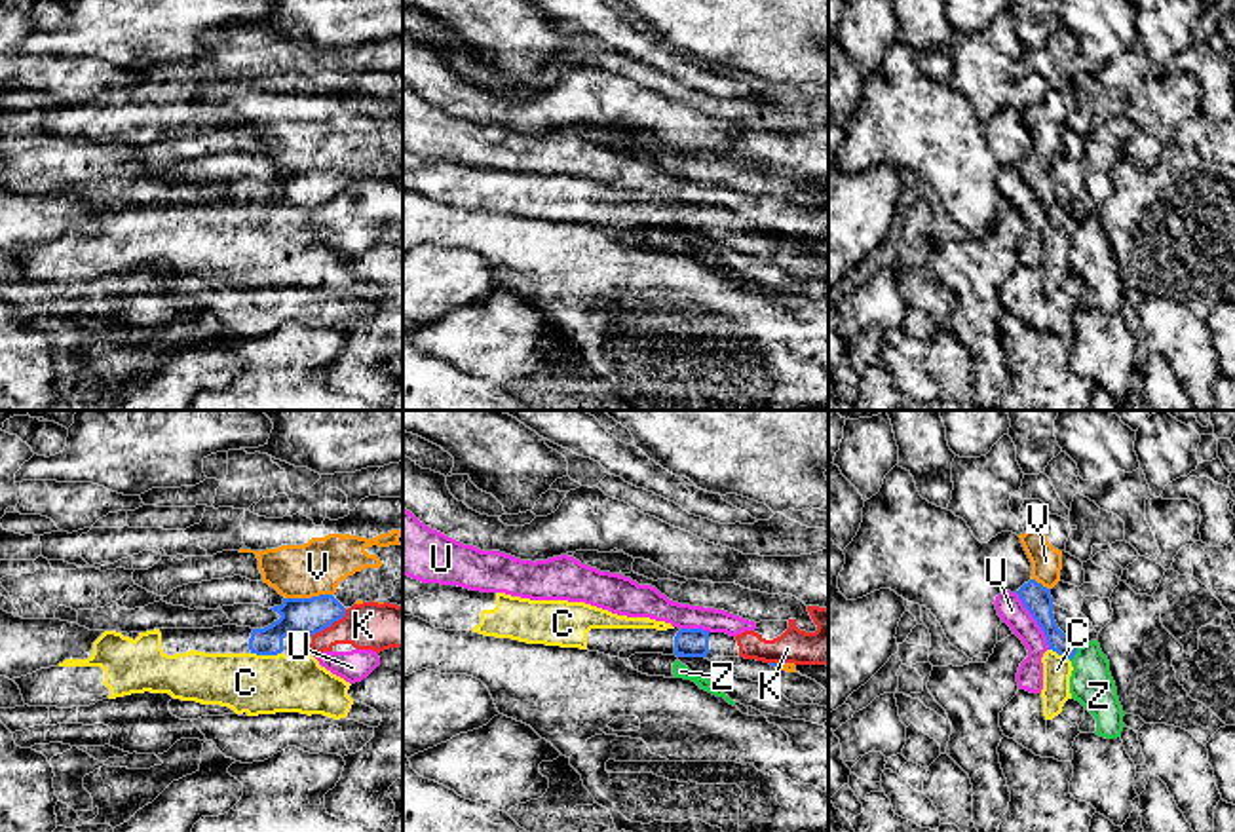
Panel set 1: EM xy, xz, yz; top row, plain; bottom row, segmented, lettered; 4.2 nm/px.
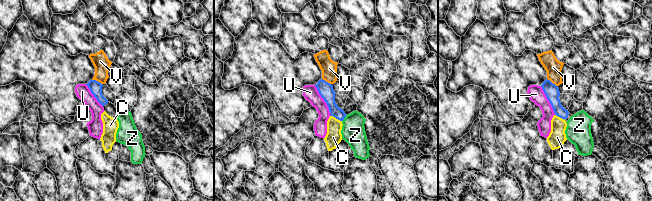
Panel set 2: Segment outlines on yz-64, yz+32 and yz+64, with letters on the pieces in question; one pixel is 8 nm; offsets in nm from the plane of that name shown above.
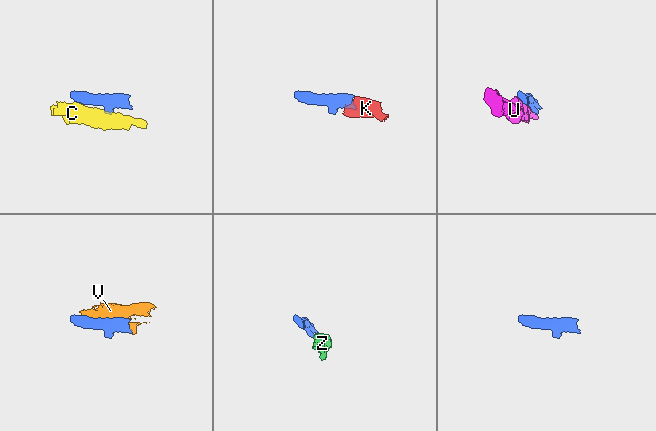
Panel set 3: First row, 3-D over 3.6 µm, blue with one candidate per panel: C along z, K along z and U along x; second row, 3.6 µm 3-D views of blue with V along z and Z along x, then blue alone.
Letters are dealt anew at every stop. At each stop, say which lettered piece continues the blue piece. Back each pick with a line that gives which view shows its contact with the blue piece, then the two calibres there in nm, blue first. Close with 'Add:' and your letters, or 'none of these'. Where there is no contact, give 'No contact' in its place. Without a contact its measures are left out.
V: Touches blue in xy. Thickness 160 nm (blue) against 220 nm
Add: V

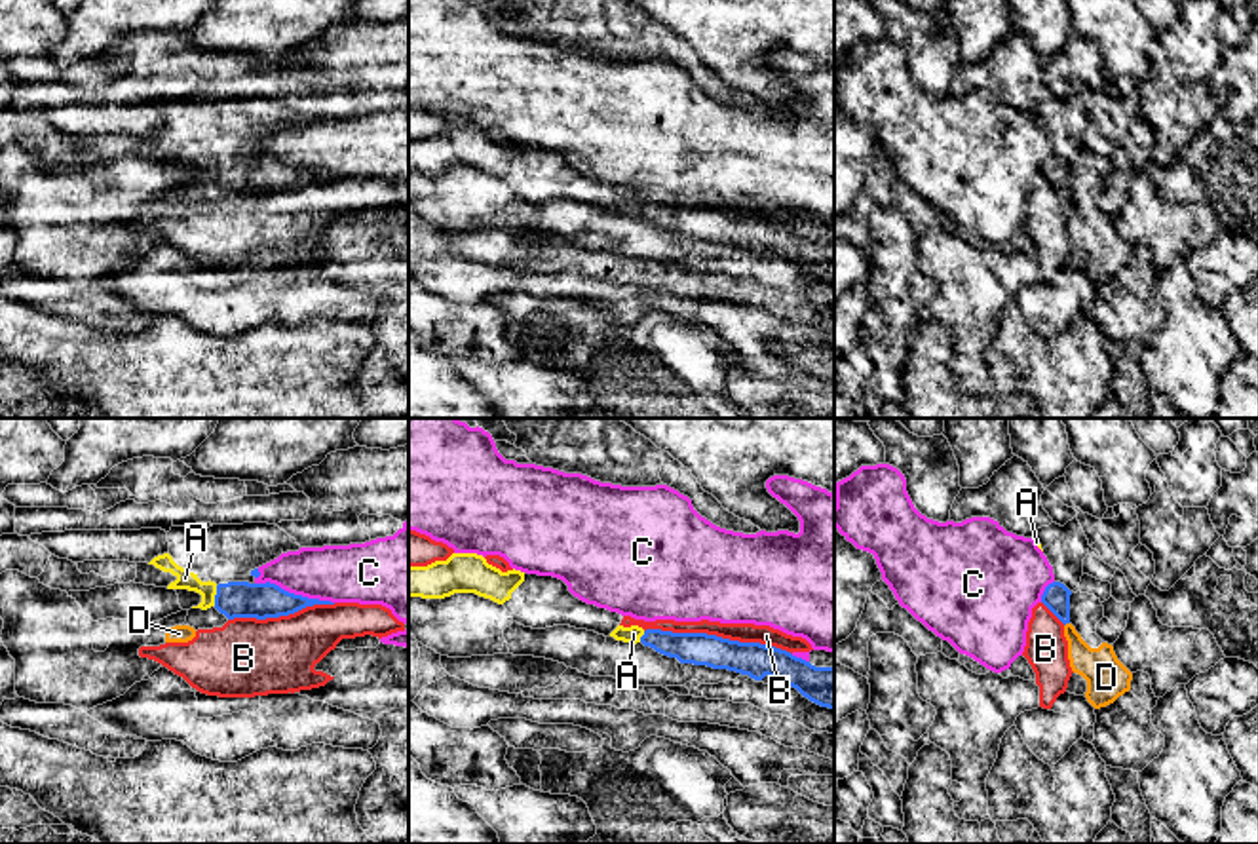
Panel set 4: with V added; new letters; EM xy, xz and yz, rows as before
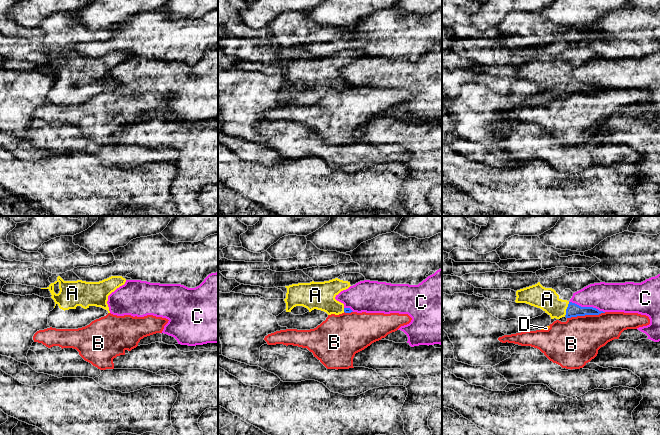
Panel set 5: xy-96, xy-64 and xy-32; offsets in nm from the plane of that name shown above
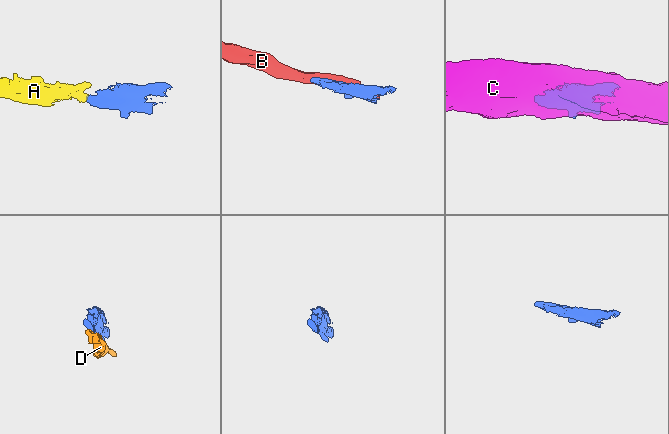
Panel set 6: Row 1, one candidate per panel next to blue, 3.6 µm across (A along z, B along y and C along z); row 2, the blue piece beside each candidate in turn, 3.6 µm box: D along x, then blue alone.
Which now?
A: Touches blue in xy. Thickness 160 nm (blue) against 80 nm
Add: A

